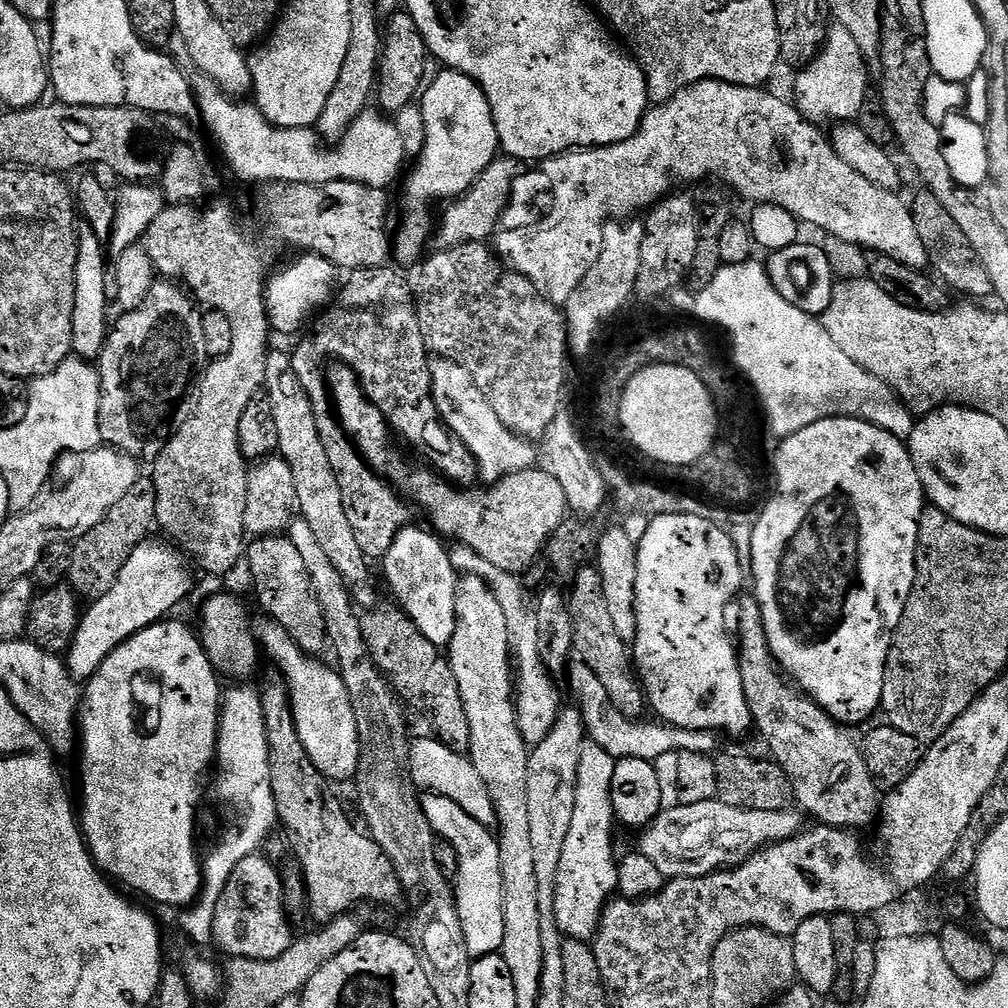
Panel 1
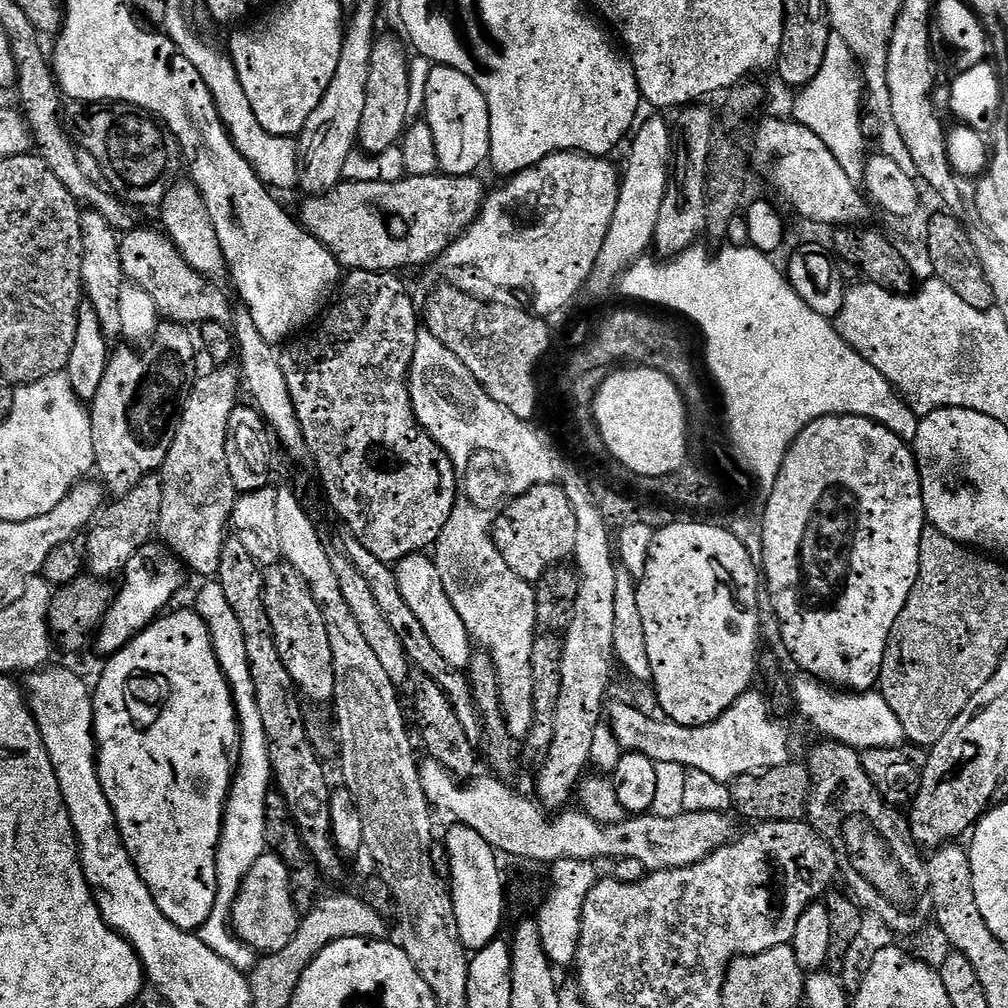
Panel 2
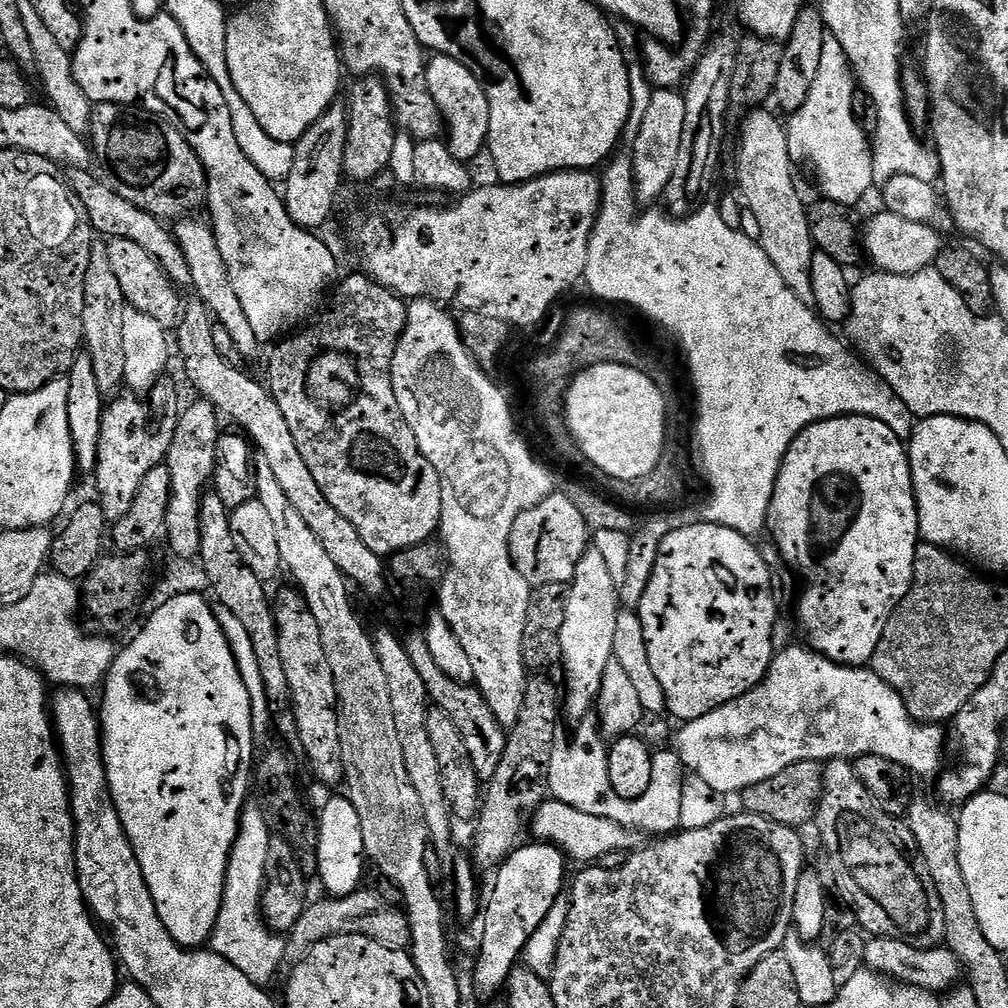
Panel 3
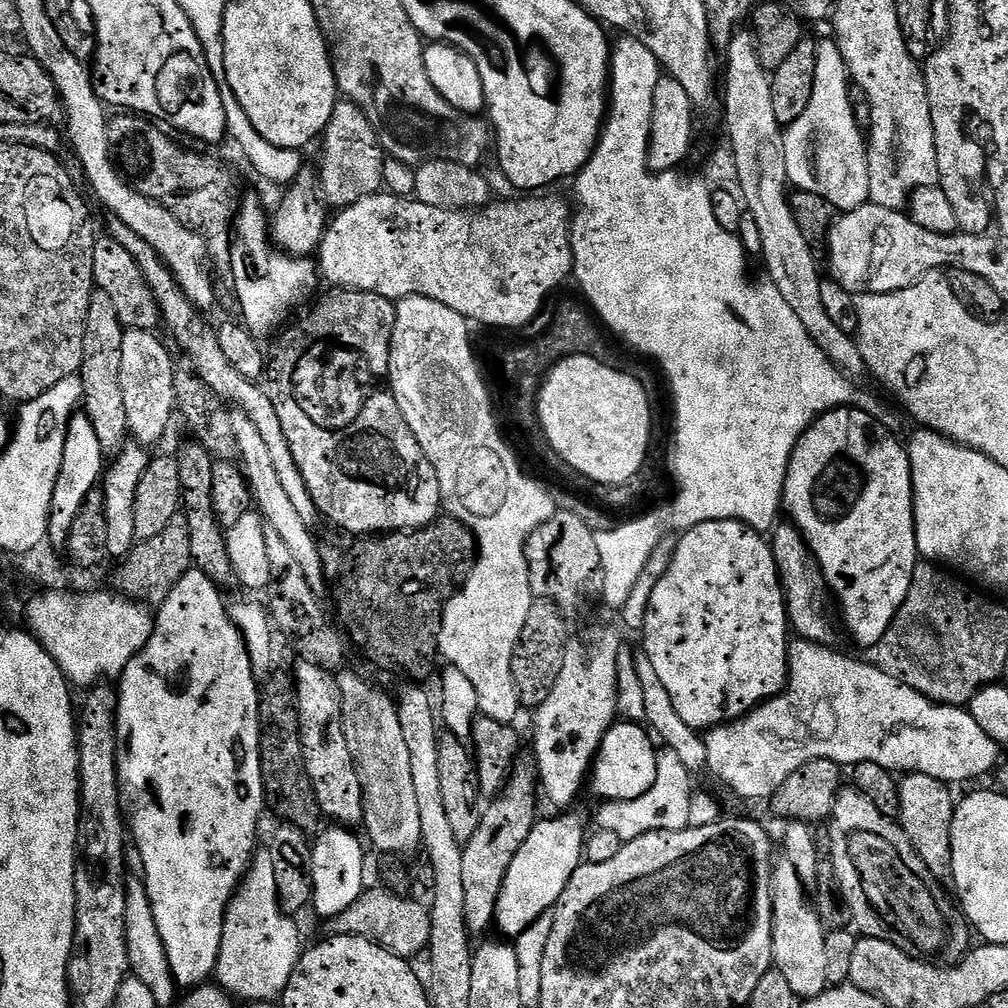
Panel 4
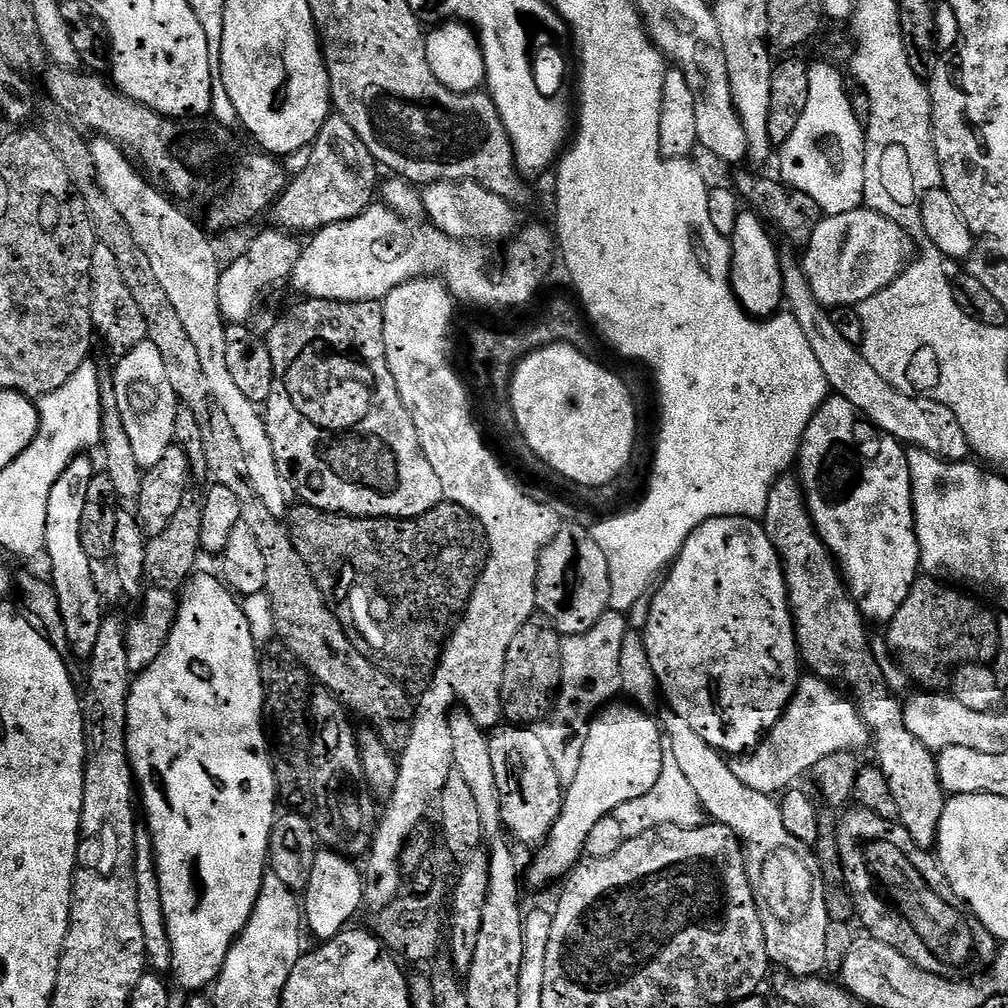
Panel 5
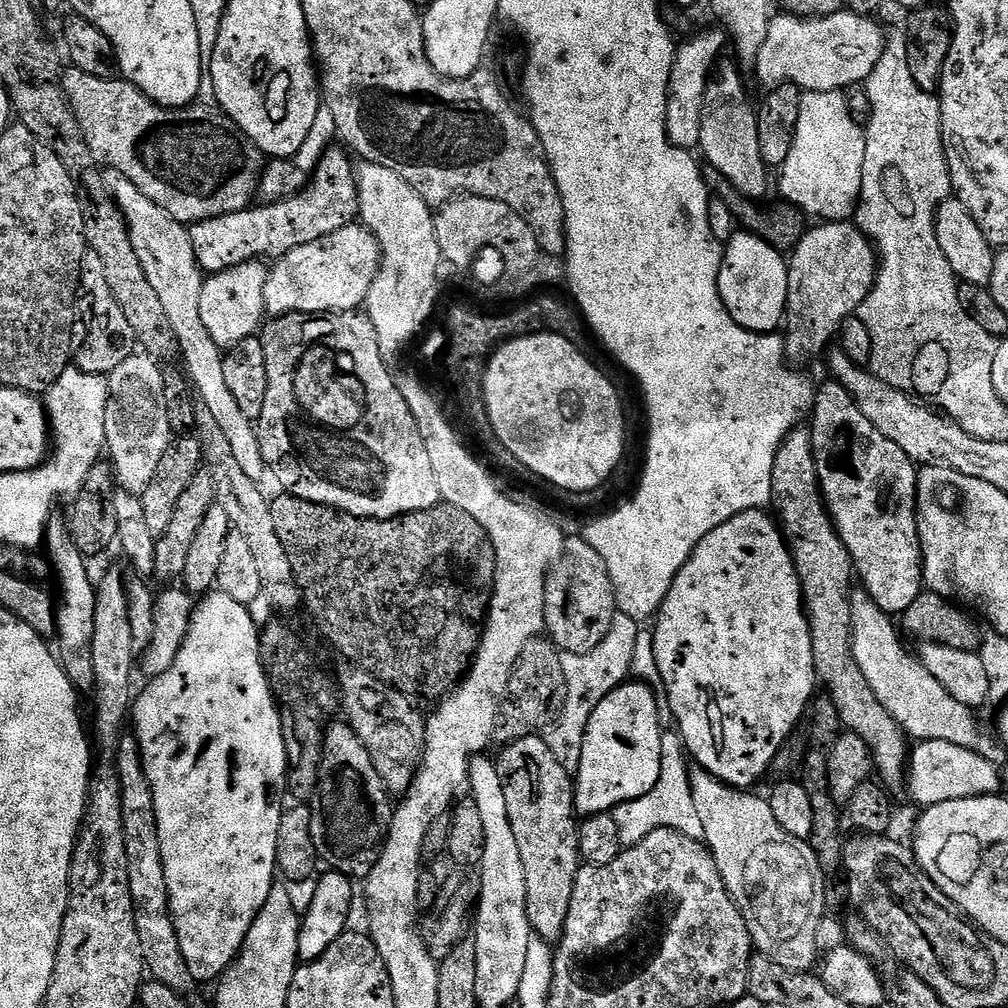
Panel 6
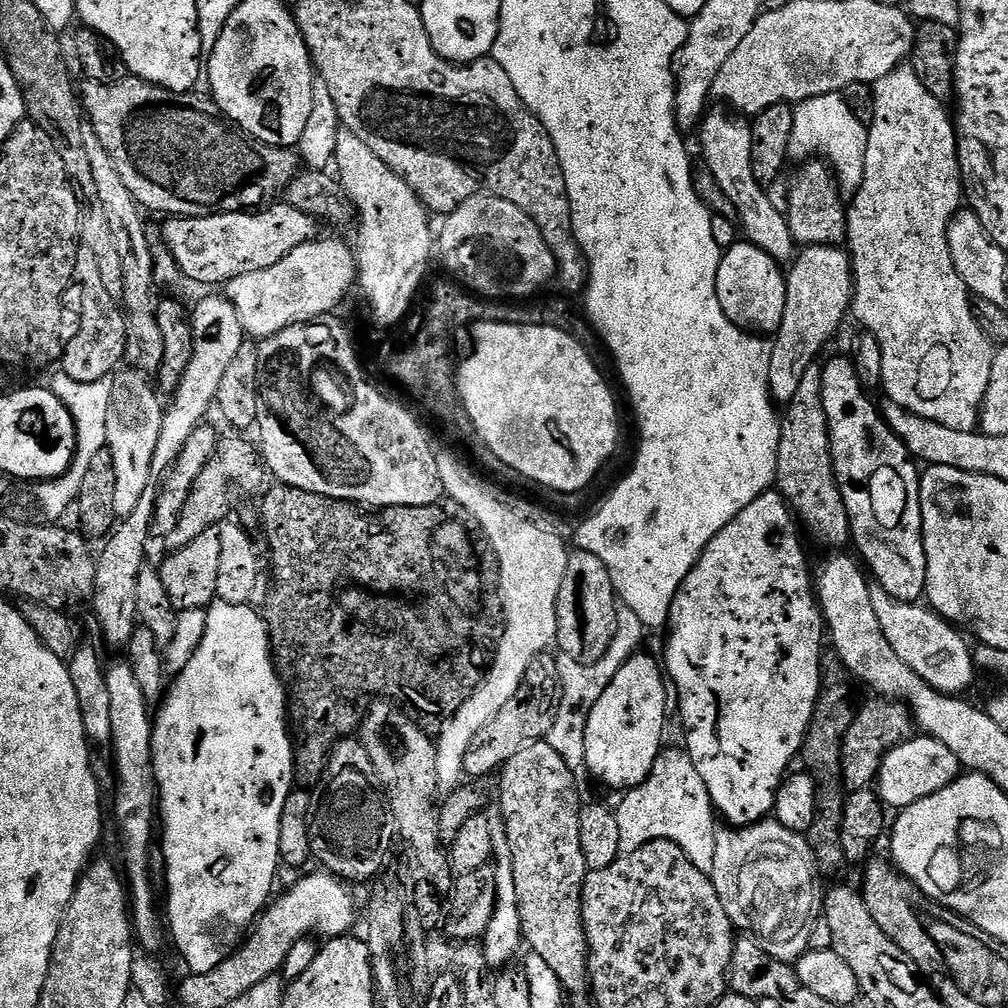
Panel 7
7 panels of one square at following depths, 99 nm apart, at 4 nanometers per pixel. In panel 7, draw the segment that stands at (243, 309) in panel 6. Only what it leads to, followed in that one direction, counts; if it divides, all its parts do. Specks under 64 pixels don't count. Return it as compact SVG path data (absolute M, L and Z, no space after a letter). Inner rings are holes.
M223 295L208 296L200 300L190 312L192 325L192 357L182 374L182 382L176 395L164 409L162 434L158 438L158 450L152 463L153 477L160 478L171 472L176 464L178 454L182 454L182 446L190 439L190 434L205 419L208 407L216 404L218 386L234 359L234 354L246 343L246 333L240 325L238 310Z

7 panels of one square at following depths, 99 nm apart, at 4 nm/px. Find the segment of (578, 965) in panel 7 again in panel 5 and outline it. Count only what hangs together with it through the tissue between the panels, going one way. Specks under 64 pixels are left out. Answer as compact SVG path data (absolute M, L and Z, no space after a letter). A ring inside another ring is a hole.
M497 726L491 729L488 741L490 762L494 766L494 782L498 784L500 809L507 835L517 845L543 845L560 816L566 791L555 776L545 748L528 726Z

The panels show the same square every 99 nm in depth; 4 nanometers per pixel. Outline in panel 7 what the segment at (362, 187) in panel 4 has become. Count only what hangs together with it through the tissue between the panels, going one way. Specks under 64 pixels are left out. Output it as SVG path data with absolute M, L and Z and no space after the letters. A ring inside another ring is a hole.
M280 202L251 212L178 216L163 222L163 247L174 258L181 277L196 284L227 286L242 274L254 274L282 262L290 250L298 250L298 246L308 244L318 236L317 217L302 214L302 210L294 210Z

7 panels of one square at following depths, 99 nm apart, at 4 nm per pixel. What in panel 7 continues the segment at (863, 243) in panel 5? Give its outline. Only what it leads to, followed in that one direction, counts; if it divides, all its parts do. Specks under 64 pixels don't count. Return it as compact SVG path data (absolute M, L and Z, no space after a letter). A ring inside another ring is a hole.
M813 244L805 247L791 261L790 267L792 269L788 268L786 272L786 310L781 326L771 341L770 390L773 401L780 406L791 402L806 370L817 363L816 355L823 350L824 344L831 342L832 335L839 330L840 323L844 320L844 315L849 315L854 287L852 257L843 247L835 244Z

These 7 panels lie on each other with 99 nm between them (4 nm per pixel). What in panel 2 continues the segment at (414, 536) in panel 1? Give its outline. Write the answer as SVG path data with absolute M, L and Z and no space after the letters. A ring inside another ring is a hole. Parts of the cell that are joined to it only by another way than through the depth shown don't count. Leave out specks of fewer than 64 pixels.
M428 554L407 556L395 565L394 571L398 578L398 590L402 590L402 598L406 598L406 603L410 605L410 610L414 610L418 622L422 622L422 627L426 630L430 643L437 648L438 654L442 654L442 658L446 658L450 666L467 669L474 655L474 640L468 635L466 622L458 618L458 610L454 610L446 594L446 586L442 586L442 574L438 574L435 559Z

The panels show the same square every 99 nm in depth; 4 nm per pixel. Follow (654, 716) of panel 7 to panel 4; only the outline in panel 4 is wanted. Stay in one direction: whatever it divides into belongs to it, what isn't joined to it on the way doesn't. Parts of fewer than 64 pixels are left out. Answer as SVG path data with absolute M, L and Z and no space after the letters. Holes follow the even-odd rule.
M614 723L602 738L600 749L591 765L590 788L592 784L593 794L601 796L599 799L604 802L642 798L642 794L654 786L658 774L658 748L654 740L652 745L651 739L653 737L639 723ZM570 814L556 815L553 820L537 819L530 830L530 838L522 842L522 850L518 850L514 862L510 862L502 894L498 894L494 921L495 931L500 931L501 937L521 936L534 922L549 915L562 898L566 882L570 882L574 874L577 865L572 861L572 832L579 830L580 820L576 816L566 816Z

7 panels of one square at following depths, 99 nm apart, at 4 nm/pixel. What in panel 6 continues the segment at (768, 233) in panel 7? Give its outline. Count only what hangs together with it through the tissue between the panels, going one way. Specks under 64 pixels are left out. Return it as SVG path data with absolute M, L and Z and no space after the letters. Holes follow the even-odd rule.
M732 64L719 65L714 79L709 83L708 93L702 106L702 138L700 139L699 151L704 152L703 159L710 166L720 170L733 183L741 194L748 196L755 202L762 201L768 192L768 175L770 169L762 158L762 150L758 142L758 112L748 101L748 96L744 93L744 80L740 77L740 72Z

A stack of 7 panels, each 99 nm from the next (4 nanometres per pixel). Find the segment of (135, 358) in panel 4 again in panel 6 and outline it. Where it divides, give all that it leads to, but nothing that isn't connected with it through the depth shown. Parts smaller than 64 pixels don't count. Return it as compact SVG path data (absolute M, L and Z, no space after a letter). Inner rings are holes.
M134 354L109 372L108 405L106 406L106 445L110 463L116 470L119 487L128 494L139 494L150 486L166 446L174 438L170 414L166 414L164 368L147 354Z

